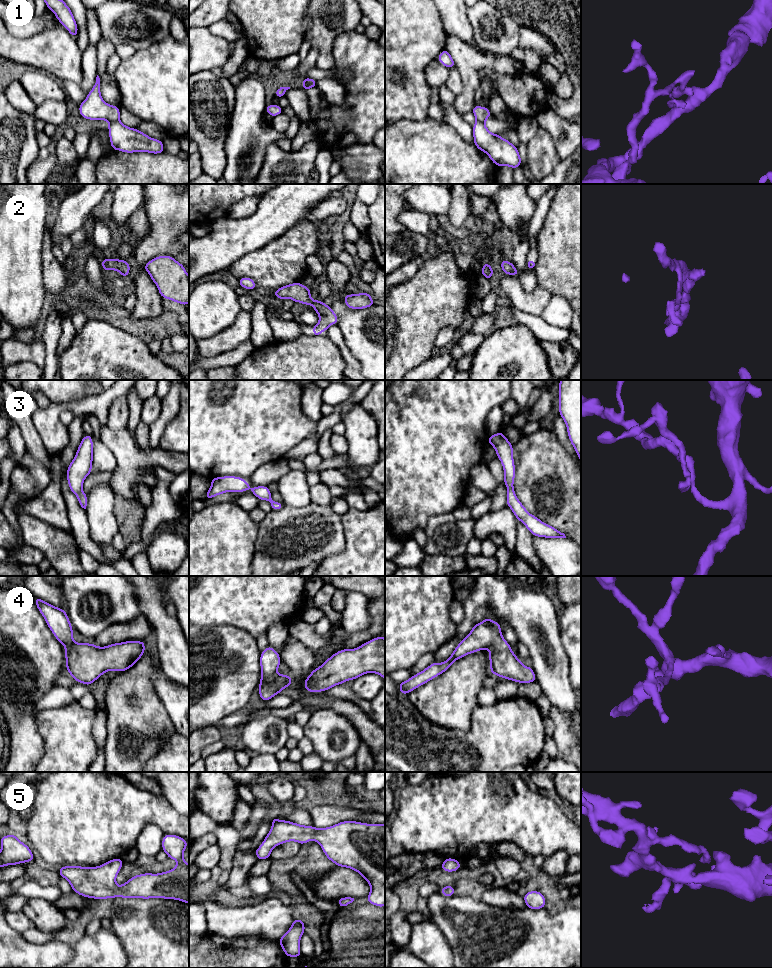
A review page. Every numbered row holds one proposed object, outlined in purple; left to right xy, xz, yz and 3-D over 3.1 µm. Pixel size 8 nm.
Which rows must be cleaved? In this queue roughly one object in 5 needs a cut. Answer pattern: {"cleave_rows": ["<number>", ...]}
{"cleave_rows": ["1"]}

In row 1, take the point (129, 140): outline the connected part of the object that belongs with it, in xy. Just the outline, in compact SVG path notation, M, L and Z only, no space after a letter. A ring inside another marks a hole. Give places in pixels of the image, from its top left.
M120 120L108 126L111 149L125 153L147 152L159 154L164 152L163 142L124 125Z

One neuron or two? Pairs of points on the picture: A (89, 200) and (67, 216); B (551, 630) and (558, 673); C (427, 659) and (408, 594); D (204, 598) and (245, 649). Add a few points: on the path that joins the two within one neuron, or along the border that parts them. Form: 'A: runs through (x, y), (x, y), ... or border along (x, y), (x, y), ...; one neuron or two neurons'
A: runs through (84, 200), (72, 212); one neuron
B: runs through (551, 641), (555, 650), (555, 662); one neuron
C: border along (436, 650), (424, 653), (409, 668); two neurons
D: border along (203, 626), (235, 626), (248, 633); two neurons

